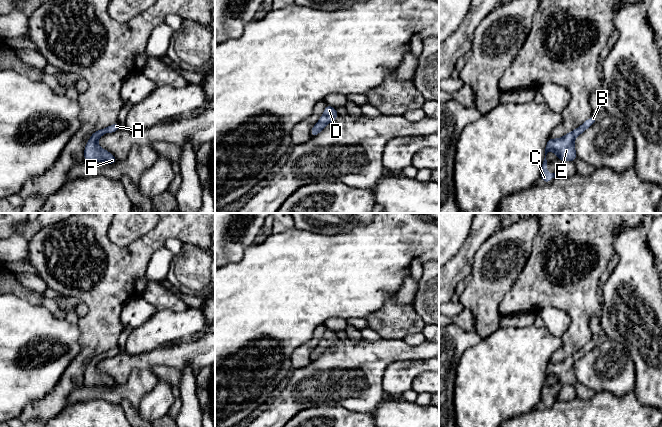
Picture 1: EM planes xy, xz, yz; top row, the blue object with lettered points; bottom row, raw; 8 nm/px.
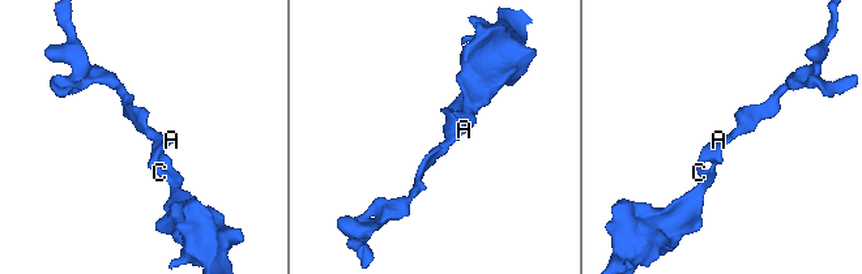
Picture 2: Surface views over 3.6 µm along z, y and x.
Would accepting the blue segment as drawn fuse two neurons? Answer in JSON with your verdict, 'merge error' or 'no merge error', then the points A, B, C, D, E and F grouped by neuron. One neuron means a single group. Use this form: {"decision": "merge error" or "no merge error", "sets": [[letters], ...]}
{"decision": "no merge error", "sets": [["A", "B", "C", "D", "E", "F"]]}

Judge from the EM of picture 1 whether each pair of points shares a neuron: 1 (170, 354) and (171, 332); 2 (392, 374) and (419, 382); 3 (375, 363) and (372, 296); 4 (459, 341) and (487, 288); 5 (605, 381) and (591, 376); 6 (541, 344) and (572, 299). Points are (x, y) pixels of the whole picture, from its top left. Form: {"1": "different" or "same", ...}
{"1": "different", "2": "different", "3": "different", "4": "different", "5": "same", "6": "different"}

